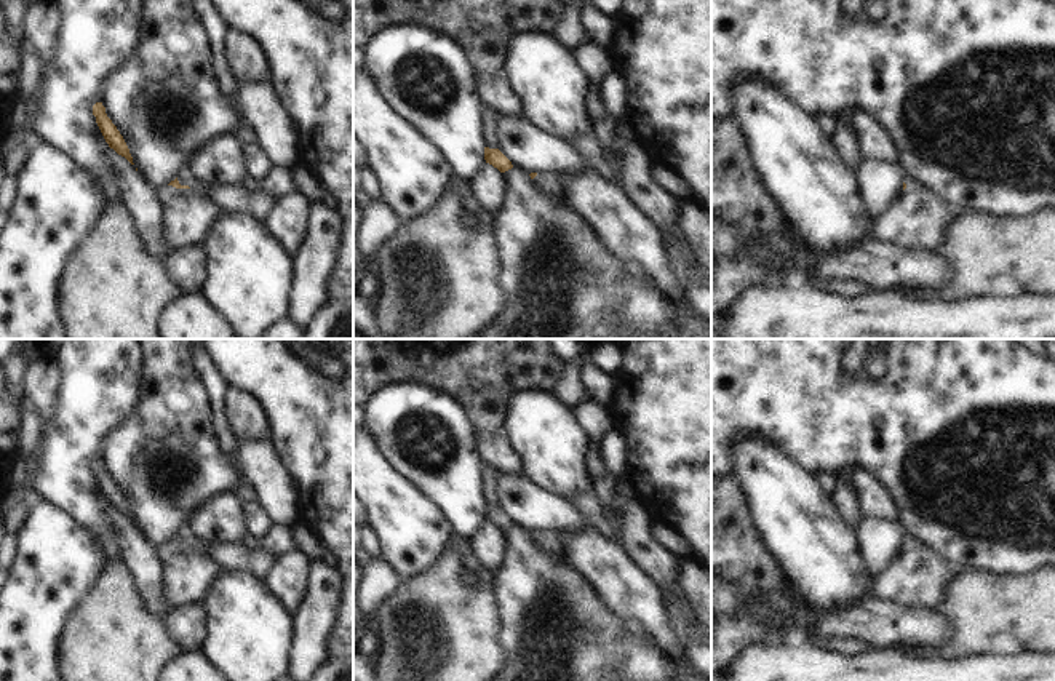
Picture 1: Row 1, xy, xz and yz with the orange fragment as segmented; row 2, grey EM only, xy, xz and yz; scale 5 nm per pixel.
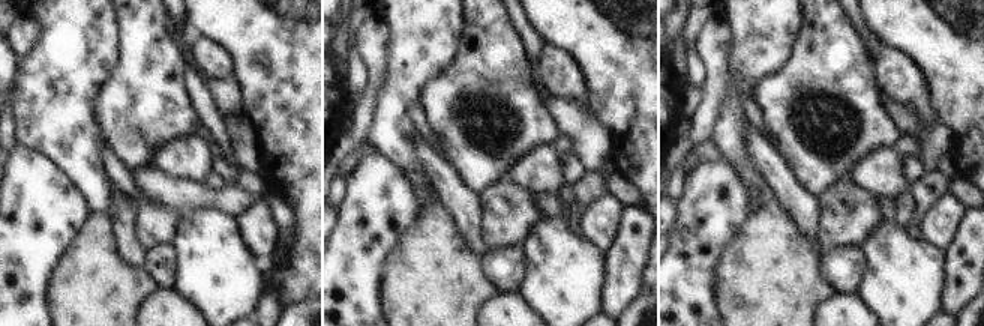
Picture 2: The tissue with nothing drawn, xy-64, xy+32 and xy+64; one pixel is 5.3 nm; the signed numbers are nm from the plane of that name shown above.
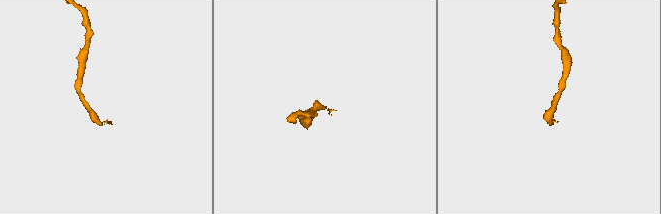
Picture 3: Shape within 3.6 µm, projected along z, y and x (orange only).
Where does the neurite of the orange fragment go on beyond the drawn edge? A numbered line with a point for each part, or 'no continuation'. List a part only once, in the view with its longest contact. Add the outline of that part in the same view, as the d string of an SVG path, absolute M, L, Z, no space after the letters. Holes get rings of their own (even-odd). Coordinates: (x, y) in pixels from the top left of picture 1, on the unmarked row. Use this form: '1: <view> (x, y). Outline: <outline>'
1: xy (186, 573). Outline: M182 532L177 539L181 547L166 542L153 548L161 569L161 595L169 607L198 604L219 571L206 553L192 547L198 544L192 534Z

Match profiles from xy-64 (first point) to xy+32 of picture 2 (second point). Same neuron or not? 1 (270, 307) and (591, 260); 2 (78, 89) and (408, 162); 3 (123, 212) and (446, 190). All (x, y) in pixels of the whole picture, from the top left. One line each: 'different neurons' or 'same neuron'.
1: different neurons
2: same neuron
3: same neuron

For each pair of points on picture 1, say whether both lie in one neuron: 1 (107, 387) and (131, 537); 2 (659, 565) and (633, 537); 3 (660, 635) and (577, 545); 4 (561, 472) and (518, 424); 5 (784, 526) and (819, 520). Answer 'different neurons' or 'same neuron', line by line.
1: different neurons
2: same neuron
3: same neuron
4: same neuron
5: same neuron

